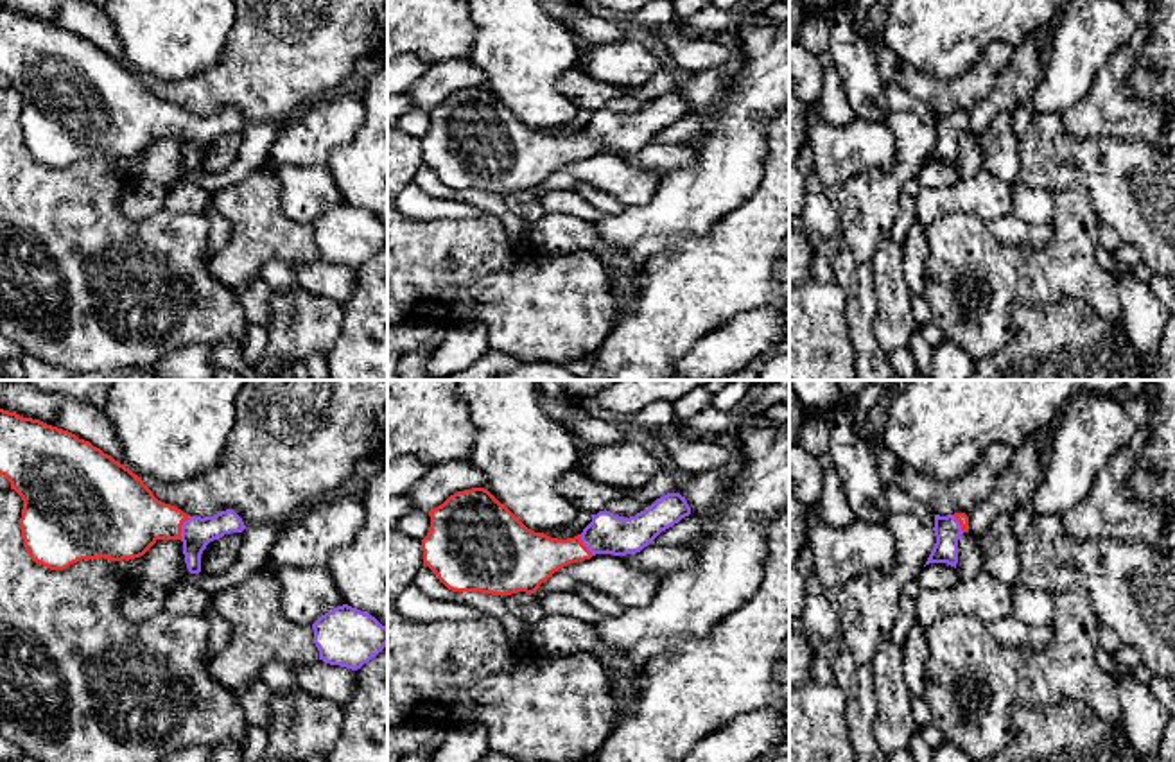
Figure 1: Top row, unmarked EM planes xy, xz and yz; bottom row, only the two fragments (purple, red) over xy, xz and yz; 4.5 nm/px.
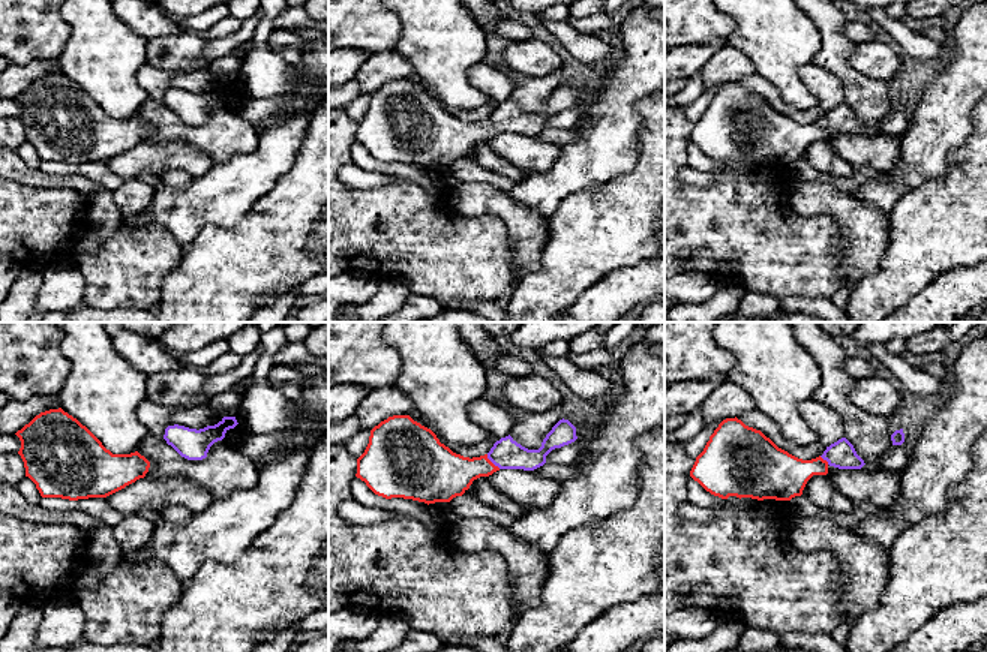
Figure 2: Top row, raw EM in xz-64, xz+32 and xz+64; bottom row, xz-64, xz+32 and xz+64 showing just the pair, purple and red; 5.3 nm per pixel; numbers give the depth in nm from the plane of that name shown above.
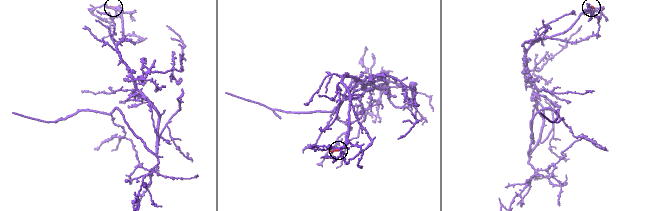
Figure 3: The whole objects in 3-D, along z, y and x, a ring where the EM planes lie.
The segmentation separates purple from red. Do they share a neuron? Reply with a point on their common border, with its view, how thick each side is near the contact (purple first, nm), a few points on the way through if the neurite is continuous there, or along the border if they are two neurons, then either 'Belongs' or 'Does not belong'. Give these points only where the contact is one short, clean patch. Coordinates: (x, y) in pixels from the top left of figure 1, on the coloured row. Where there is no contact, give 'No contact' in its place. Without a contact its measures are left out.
Touches purple at xy (182, 528). Thickness 140 nm (purple) against 320 nm. Path across: xy (196, 533), (182, 528), (162, 520), (128, 519). Belongs

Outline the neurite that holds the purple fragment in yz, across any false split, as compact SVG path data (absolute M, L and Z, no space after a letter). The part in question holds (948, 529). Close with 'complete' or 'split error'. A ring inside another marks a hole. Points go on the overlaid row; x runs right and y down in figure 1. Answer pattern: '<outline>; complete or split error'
M954 513L947 516L935 515L935 536L936 543L926 561L947 563L956 568L958 563L958 540L963 533L969 533L969 516L965 513Z; split error

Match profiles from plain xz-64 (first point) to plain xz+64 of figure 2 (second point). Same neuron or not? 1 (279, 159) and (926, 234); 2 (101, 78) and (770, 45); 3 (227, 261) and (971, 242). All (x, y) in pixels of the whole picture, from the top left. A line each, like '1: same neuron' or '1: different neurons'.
1: different neurons
2: same neuron
3: same neuron

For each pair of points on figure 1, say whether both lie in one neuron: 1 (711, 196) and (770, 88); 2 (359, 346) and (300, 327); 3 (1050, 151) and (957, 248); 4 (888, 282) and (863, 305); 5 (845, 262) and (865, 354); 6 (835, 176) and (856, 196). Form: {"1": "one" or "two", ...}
{"1": "one", "2": "two", "3": "two", "4": "two", "5": "one", "6": "two"}

